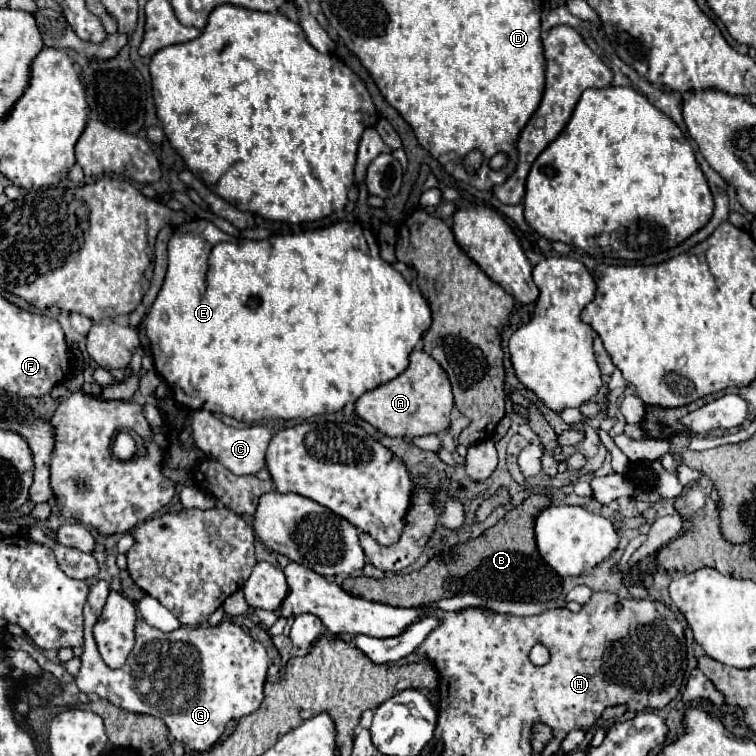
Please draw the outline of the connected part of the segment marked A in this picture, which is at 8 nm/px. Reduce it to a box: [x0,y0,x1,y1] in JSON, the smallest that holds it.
[355,350,453,438]

